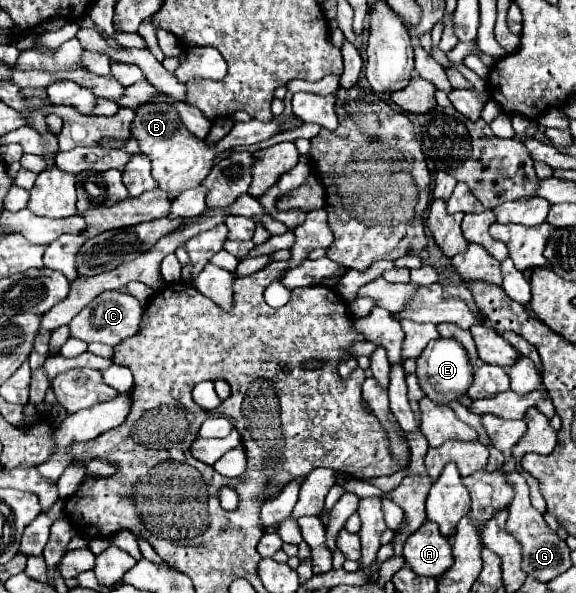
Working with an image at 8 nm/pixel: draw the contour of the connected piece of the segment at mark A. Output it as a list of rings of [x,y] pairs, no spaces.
[[[424,521],[422,529],[406,541],[402,555],[416,575],[440,577],[452,565],[452,547],[446,537],[440,535],[438,525]]]

